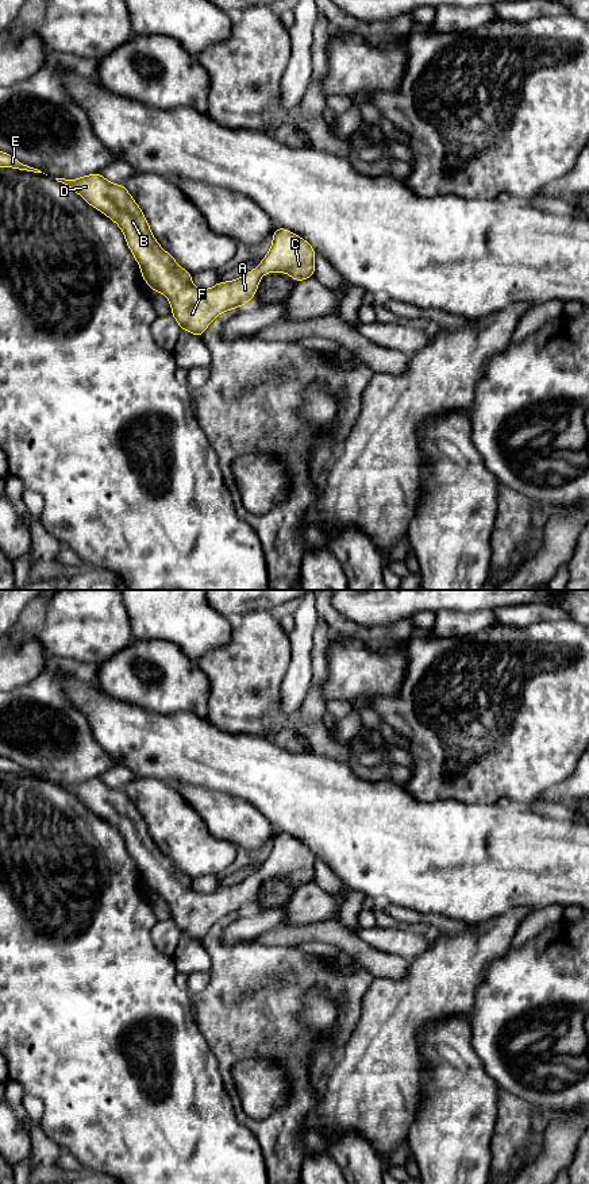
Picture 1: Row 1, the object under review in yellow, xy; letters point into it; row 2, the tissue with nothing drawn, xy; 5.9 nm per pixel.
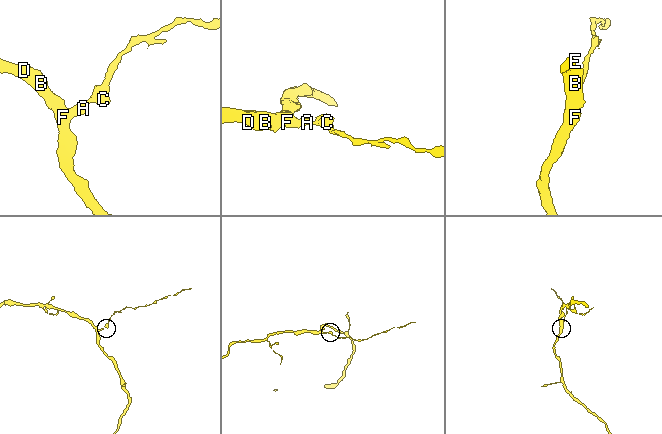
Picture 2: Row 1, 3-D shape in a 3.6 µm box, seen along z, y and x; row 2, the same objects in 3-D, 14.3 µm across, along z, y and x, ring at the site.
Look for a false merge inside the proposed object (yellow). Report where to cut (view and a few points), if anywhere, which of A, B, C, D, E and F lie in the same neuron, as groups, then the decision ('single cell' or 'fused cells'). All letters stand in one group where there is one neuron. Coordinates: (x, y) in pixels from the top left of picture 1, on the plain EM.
cut none; groups A B C D E F; single cell

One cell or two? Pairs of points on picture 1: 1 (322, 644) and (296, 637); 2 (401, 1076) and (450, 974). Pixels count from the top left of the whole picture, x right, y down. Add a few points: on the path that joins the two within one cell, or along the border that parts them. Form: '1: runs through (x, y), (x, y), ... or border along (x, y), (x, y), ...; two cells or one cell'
1: border along (319, 619), (315, 627), (311, 652), (312, 674); two cells
2: runs through (401, 1051), (401, 1029), (424, 999); one cell

